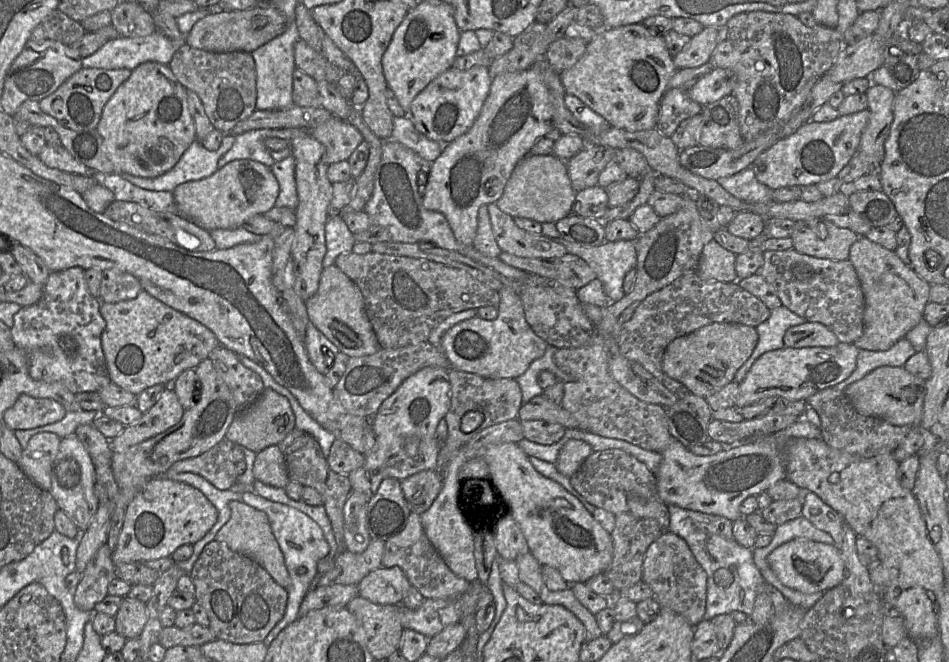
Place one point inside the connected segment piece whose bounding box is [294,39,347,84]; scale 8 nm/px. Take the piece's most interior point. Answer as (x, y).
(314, 63)

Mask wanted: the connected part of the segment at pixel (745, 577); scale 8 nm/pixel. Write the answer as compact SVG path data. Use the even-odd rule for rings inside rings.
M668 505L668 511L669 532L677 534L687 542L707 574L707 603L703 619L712 620L717 615L731 614L734 611L743 612L750 617L764 579L754 563L752 548L741 546L734 539L733 522L722 516L684 509L676 505ZM720 568L728 569L732 573L733 582L729 587L721 587L715 582L714 573Z

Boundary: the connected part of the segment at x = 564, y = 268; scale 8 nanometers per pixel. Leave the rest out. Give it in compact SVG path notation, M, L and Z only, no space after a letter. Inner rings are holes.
M501 252L499 259L512 267L556 280L575 290L597 279L595 272L583 259L570 253L558 258L538 259Z

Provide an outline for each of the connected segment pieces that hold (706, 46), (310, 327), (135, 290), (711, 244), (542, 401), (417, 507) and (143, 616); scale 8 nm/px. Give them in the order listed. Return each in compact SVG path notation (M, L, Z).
M704 27L692 36L683 49L673 58L677 69L694 68L710 61L716 47L719 28Z
M311 322L306 327L305 347L311 363L324 375L328 372L335 355L340 352Z
M117 269L103 271L100 285L99 300L115 303L135 298L142 291L140 281L127 272Z
M713 238L703 247L696 274L705 281L737 283L735 258L736 254L723 248Z
M543 394L533 397L524 403L517 418L520 421L544 420L546 422L559 423L568 428L577 428L576 419L560 404L554 403Z
M424 470L401 481L411 512L419 515L430 508L442 486L443 478L438 470Z
M125 596L115 617L115 630L126 639L137 638L141 635L147 622L146 603Z

